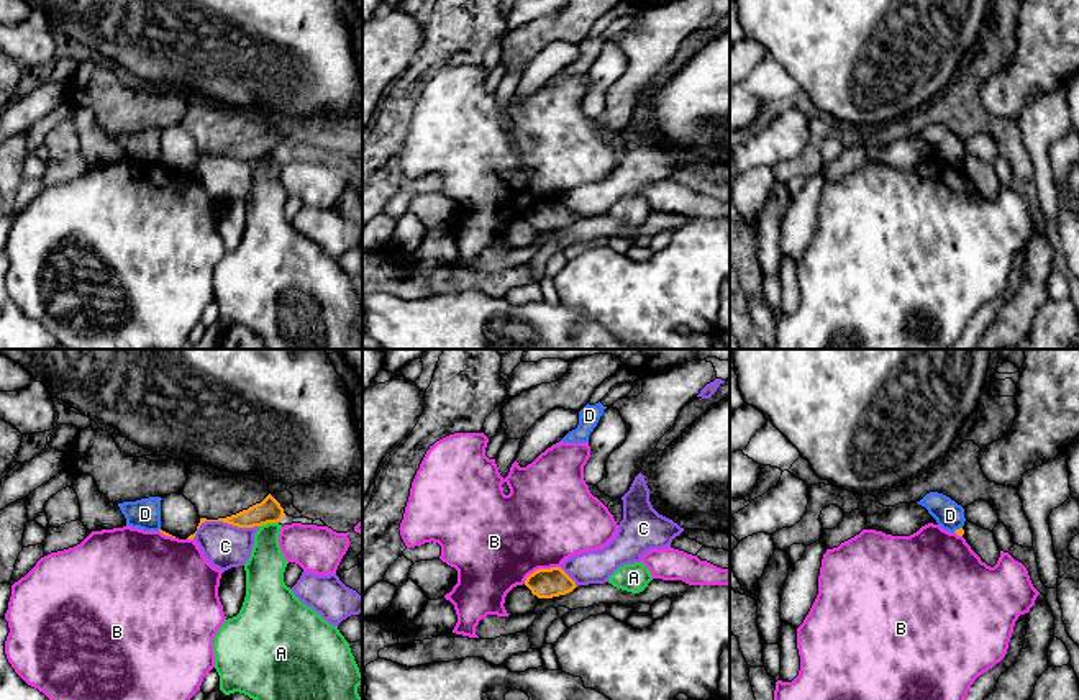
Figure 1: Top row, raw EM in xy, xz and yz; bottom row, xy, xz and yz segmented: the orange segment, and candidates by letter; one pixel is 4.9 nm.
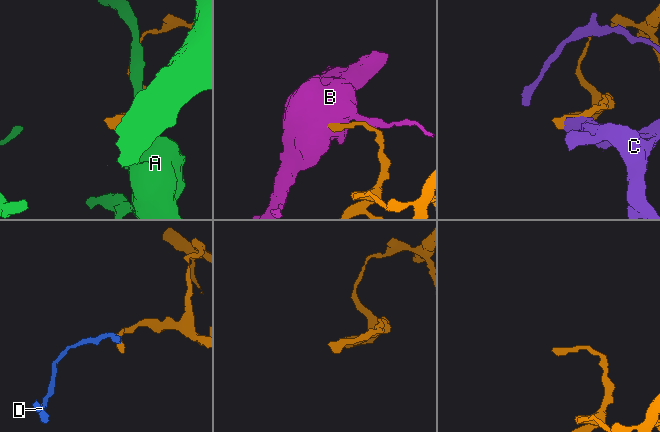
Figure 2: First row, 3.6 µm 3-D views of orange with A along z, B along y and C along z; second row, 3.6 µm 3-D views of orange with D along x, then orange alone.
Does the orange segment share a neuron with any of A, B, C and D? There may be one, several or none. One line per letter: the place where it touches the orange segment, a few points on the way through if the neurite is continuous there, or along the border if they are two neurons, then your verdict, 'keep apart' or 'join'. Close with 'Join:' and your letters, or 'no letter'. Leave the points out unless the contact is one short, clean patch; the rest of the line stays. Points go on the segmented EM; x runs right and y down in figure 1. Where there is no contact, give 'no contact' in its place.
A: meets orange in xy at (268, 522); keep apart
B: meets orange in xz at (540, 569); keep apart
C: meets orange in xy at (222, 520); keep apart
D: meets orange in yz at (956, 530); border along yz (961, 527), (953, 531); keep apart
Join: no letter

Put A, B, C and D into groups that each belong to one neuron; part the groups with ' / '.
A / B / C / D

